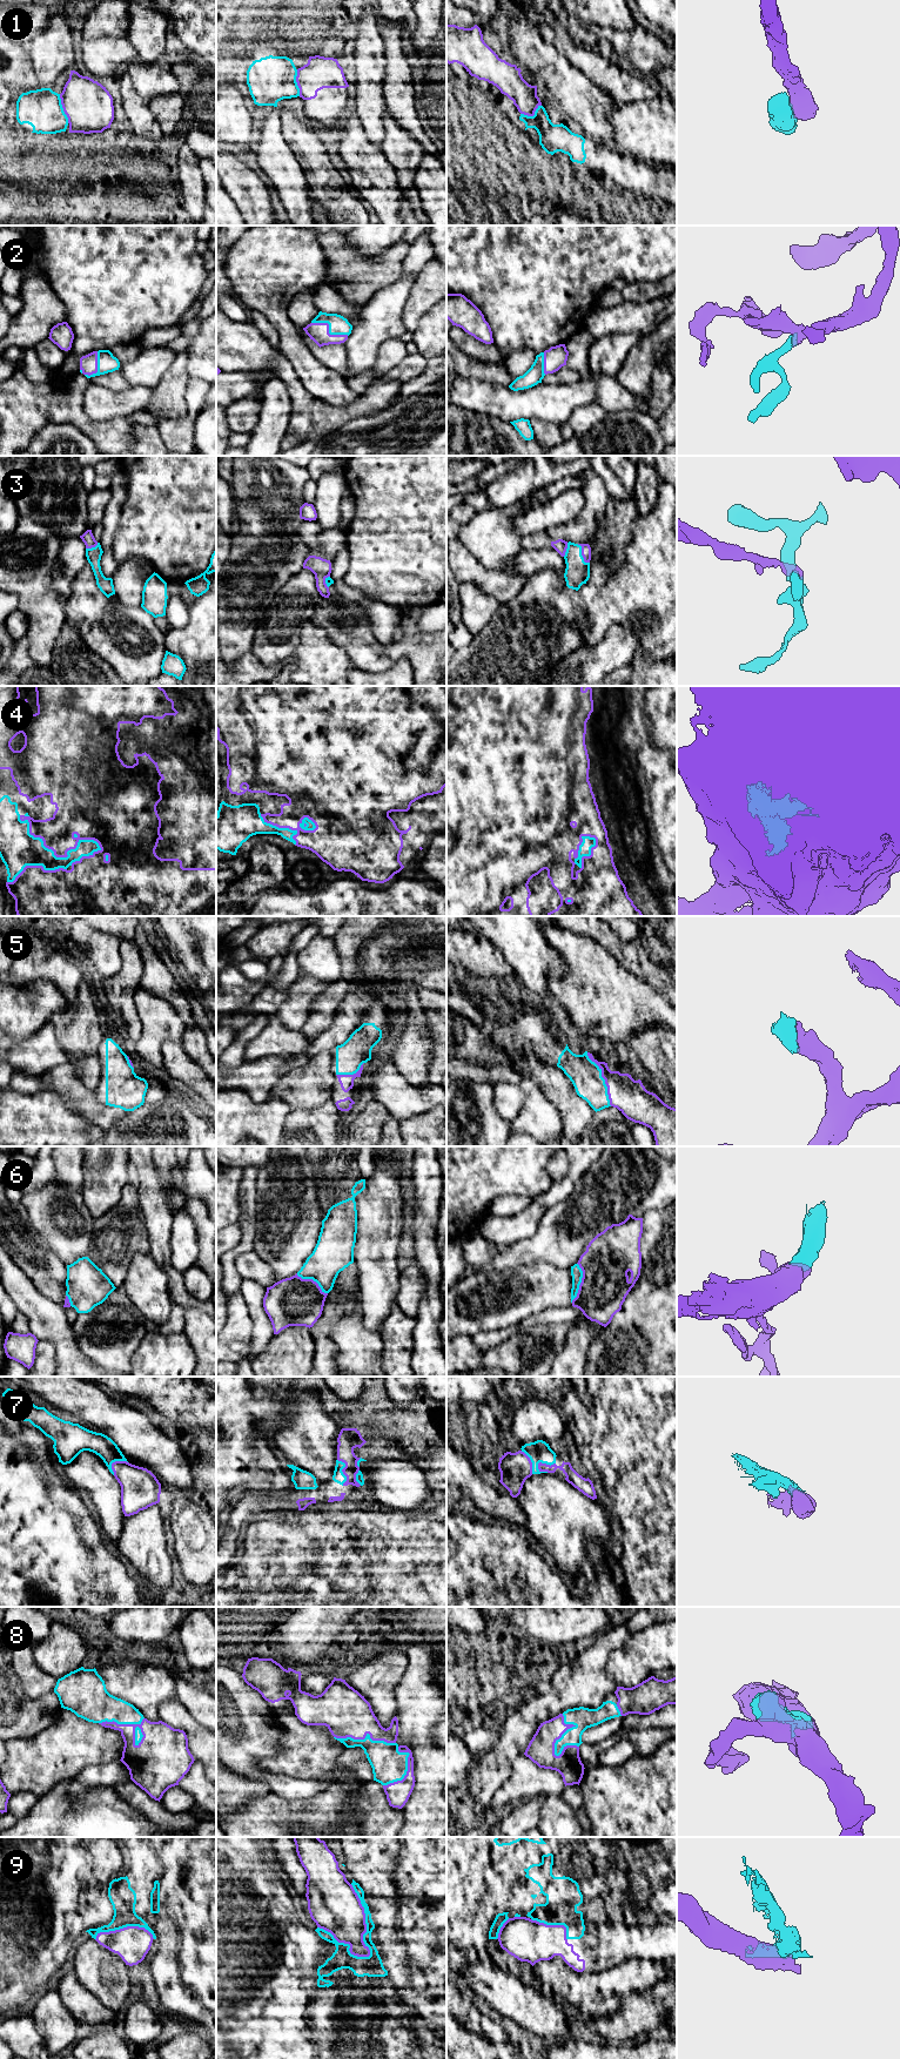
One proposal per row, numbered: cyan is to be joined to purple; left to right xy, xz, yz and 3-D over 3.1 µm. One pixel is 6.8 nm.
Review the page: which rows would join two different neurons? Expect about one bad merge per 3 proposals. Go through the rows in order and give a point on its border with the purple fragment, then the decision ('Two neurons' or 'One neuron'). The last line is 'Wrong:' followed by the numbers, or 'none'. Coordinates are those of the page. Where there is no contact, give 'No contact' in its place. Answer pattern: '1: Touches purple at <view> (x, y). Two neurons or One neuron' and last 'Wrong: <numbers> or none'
1: Touches purple at xy (62, 107). Two neurons
2: Touches purple at xz (328, 330). One neuron
3: Touches purple at yz (582, 554). One neuron
4: Touches purple at xy (56, 856). One neuron
5: Touches purple at yz (604, 1078). One neuron
6: Touches purple at yz (581, 1283). One neuron
7: Touches purple at yz (544, 1464). One neuron
8: Touches purple at xy (123, 1724). One neuron
9: Touches purple at xz (364, 1920). Two neurons
Wrong: 1, 9

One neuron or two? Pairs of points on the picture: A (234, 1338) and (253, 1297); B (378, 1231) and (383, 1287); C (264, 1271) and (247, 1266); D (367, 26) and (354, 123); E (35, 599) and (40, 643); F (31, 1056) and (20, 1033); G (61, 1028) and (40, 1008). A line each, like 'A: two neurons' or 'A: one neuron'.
A: two neurons
B: one neuron
C: one neuron
D: two neurons
E: one neuron
F: two neurons
G: two neurons

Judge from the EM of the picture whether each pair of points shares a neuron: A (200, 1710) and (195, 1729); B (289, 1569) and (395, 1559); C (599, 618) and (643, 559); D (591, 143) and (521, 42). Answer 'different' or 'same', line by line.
A: different
B: same
C: same
D: different

